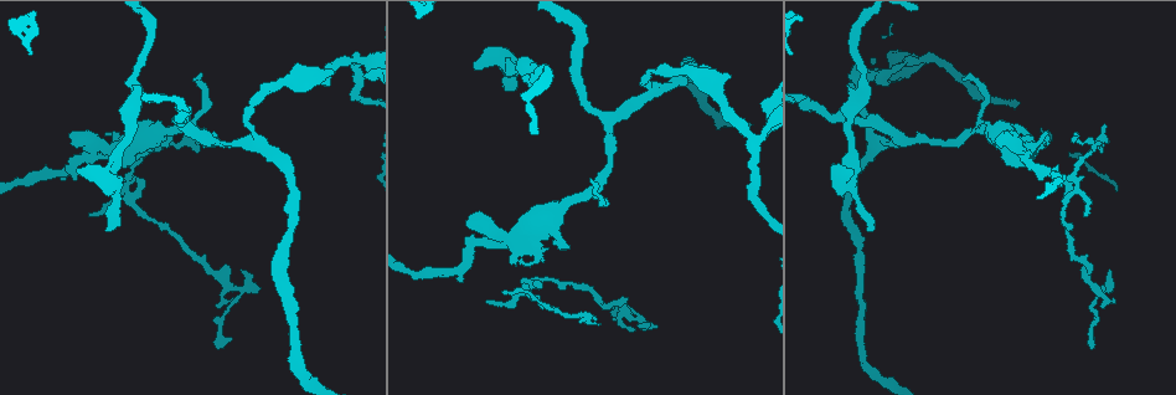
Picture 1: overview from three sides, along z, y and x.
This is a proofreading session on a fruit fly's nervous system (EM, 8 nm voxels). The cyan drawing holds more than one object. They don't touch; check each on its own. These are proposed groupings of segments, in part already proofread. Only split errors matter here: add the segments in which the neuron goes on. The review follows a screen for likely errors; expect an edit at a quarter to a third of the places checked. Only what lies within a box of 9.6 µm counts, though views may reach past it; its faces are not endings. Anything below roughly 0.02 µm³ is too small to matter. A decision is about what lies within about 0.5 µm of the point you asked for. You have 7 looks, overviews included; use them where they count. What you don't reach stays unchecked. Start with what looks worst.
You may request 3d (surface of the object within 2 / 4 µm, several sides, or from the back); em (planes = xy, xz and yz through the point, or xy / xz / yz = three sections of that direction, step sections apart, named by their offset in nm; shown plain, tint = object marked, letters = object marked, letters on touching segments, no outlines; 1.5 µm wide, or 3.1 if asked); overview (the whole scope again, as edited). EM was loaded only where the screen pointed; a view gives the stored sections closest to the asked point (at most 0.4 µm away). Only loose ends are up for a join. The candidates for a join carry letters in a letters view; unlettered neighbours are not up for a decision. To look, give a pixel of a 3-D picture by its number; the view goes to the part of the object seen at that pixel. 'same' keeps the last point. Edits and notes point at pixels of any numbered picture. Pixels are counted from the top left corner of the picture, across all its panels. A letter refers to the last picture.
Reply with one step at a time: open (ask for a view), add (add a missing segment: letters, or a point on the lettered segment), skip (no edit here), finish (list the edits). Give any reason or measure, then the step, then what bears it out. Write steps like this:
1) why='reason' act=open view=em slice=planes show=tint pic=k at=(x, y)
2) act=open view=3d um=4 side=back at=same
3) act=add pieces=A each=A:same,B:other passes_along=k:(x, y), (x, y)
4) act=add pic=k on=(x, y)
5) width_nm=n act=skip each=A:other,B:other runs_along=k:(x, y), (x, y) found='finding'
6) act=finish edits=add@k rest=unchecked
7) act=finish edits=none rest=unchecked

why='an open end' act=open view=em slice=planes show=letters pic=1 at=(505, 84)

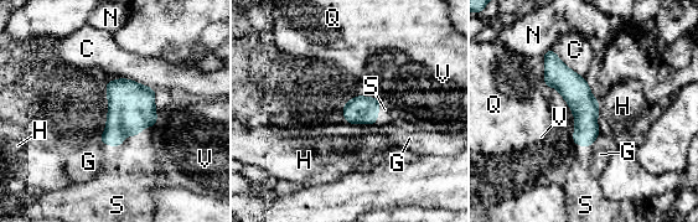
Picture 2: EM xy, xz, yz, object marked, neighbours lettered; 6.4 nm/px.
width_nm=180 act=add pieces=S each=C:other,G:other,H:other,N:other,Q:other,S:same,V:other passes_along=2:(130, 106), (134, 135), (135, 173) found='it goes on there'

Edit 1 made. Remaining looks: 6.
why='redraw' act=open view=overview

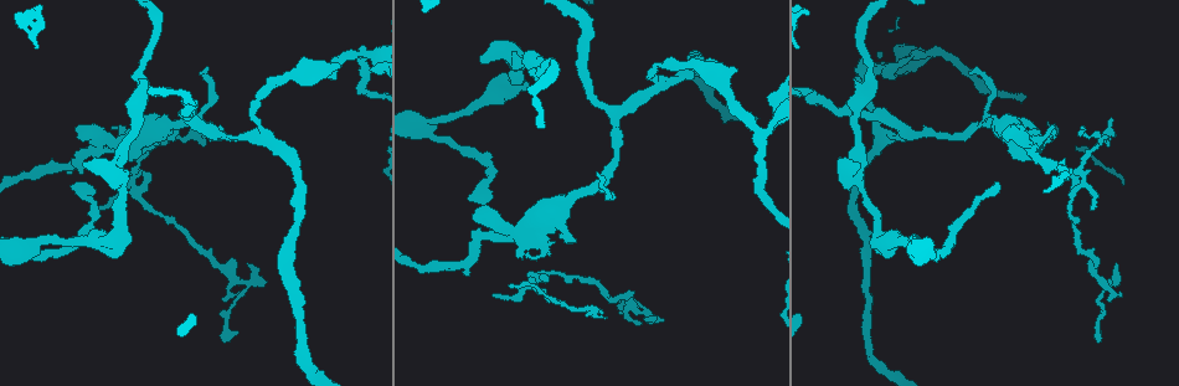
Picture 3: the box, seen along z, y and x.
why='tapers out' act=open view=em slice=planes show=letters pic=3 at=(493, 294)

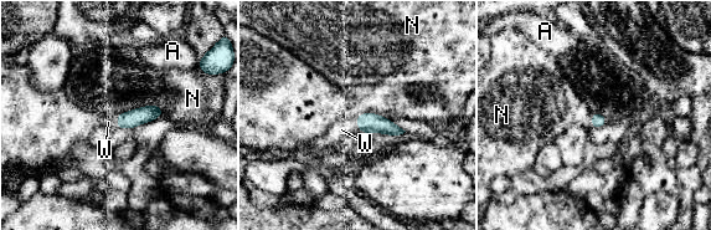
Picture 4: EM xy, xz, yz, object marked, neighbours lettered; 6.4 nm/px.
longest_contact=N:140nm act=add pieces=W each=A:other,N:other,W:same found='it goes on there'

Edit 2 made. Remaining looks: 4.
why='free end' act=open view=em slice=planes show=letters pic=3 at=(640, 322)

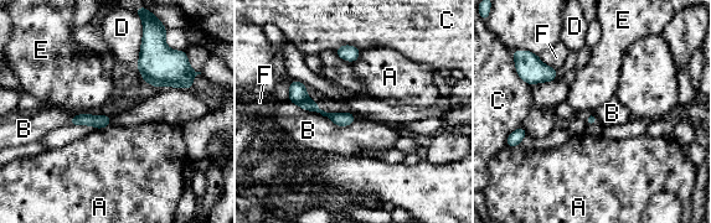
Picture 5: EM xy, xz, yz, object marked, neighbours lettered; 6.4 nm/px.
width_nm=90 act=skip each=A:other,B:other,C:other,D:other,E:other,F:other border=5:(289, 100), (338, 125), (356, 119) found='none of them fits'

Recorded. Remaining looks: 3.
act=finish edits=add@2,add@4 rest=unchecked

